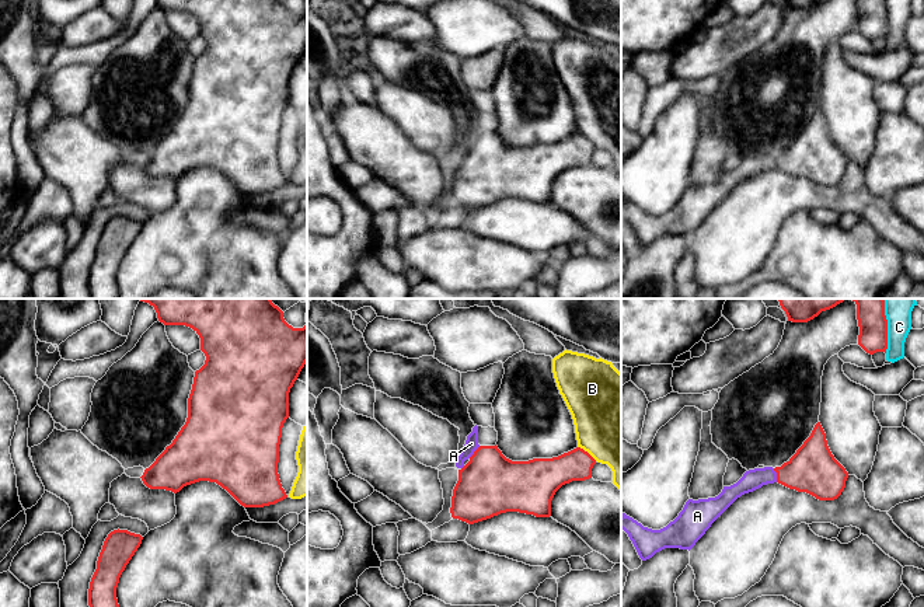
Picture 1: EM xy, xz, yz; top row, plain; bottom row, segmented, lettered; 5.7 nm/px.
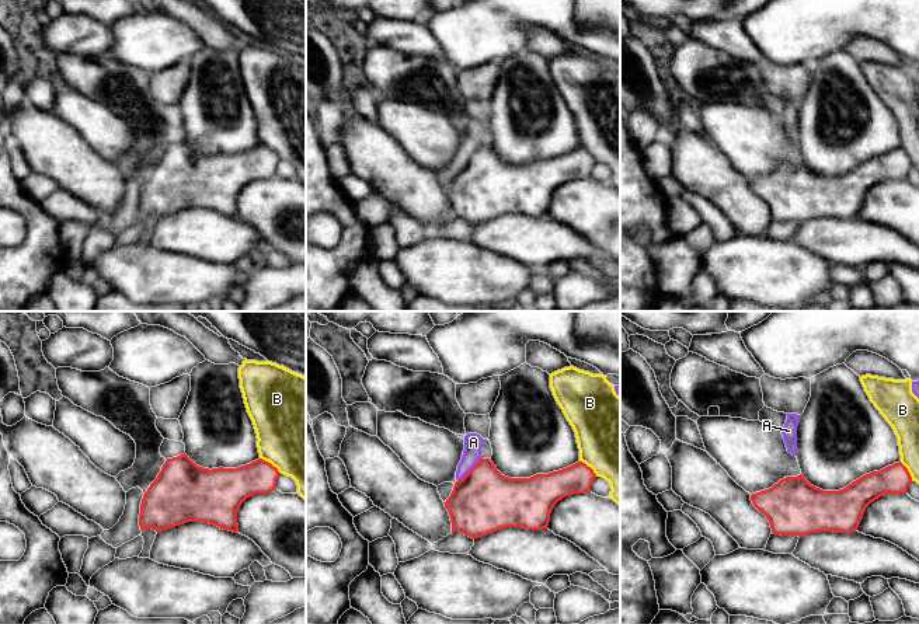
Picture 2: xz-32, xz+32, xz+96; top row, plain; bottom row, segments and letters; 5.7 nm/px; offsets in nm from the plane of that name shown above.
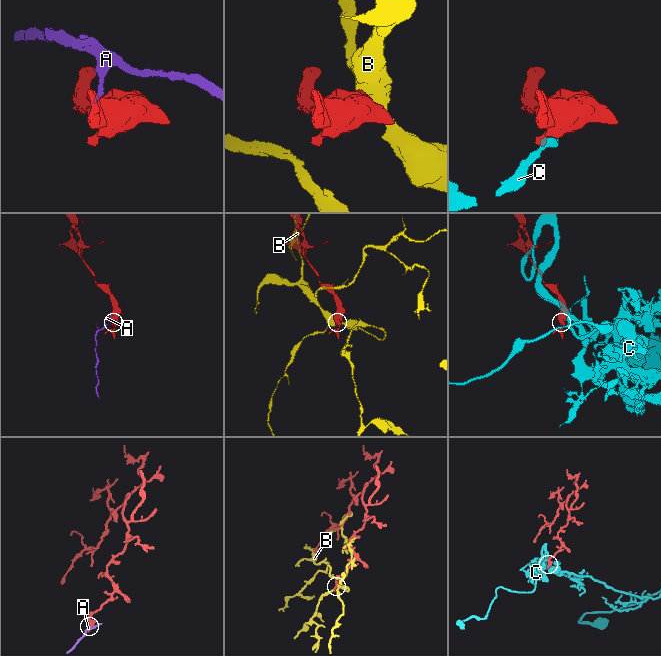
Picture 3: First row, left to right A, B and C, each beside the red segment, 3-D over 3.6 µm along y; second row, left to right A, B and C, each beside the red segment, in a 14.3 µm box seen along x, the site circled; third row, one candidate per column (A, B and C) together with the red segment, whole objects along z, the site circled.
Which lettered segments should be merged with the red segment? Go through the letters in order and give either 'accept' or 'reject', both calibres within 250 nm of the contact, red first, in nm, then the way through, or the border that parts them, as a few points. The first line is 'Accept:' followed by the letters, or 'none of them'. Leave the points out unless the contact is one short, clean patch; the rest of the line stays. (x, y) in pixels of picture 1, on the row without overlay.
Accept: none of them
A: reject; calibres 280 and 120 nm; border yz (773, 154), (777, 167)
B: reject; calibres 190 and 500 nm
C: reject; calibres 170 and 140 nm; border yz (884, 0), (886, 6), (886, 38)

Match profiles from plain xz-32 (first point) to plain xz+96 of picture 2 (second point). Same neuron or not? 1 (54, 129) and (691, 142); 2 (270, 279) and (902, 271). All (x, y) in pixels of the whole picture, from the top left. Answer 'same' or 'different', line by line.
1: same
2: different

